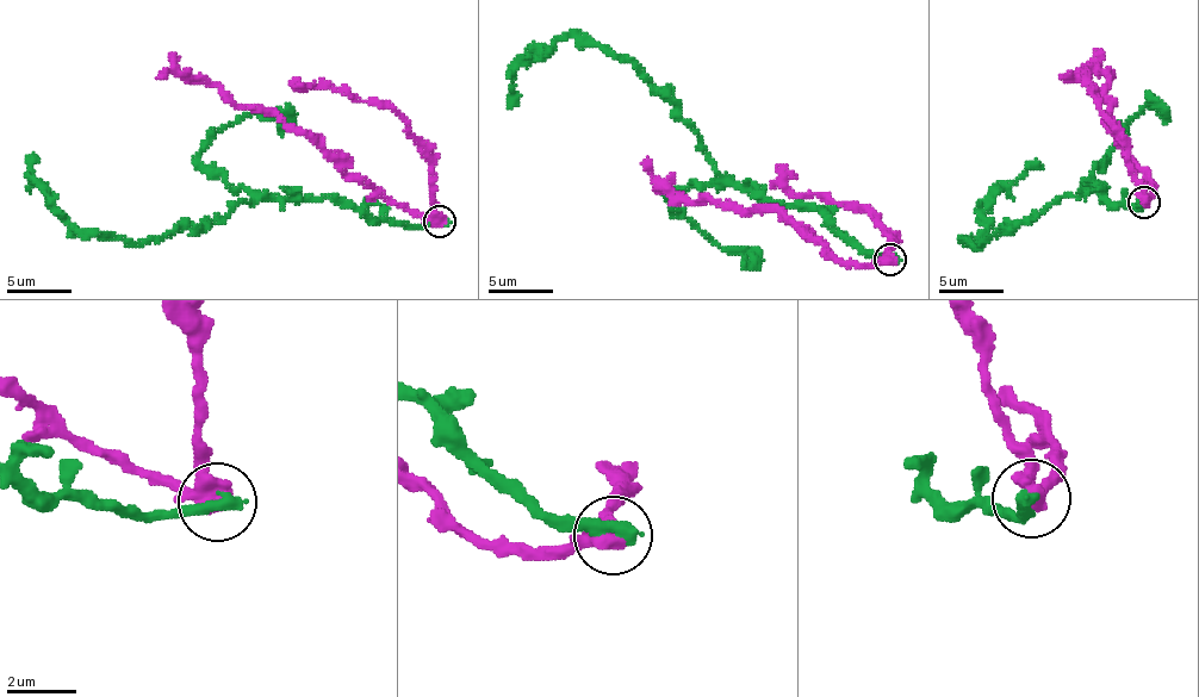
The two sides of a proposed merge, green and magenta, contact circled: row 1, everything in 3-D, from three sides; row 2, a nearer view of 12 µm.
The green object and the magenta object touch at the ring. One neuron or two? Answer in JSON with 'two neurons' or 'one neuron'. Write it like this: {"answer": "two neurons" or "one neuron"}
{"answer": "two neurons"}

